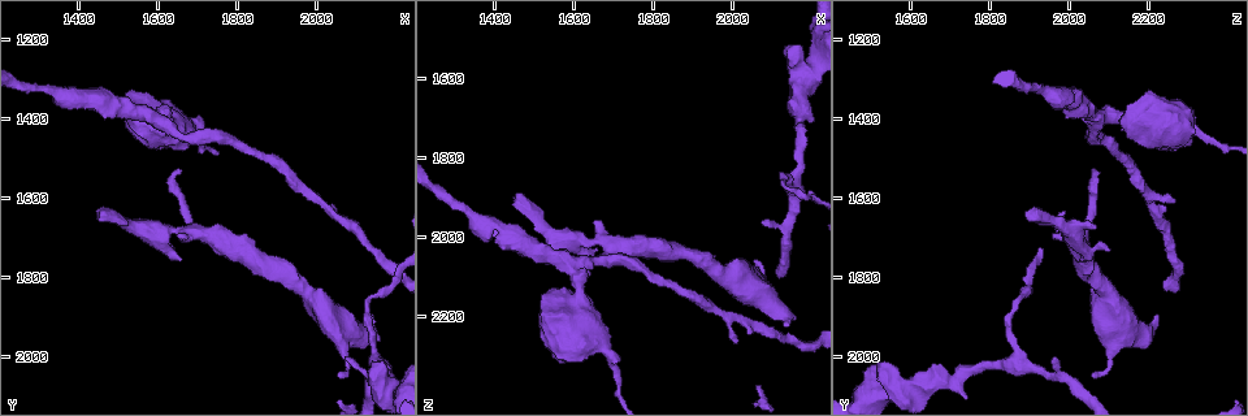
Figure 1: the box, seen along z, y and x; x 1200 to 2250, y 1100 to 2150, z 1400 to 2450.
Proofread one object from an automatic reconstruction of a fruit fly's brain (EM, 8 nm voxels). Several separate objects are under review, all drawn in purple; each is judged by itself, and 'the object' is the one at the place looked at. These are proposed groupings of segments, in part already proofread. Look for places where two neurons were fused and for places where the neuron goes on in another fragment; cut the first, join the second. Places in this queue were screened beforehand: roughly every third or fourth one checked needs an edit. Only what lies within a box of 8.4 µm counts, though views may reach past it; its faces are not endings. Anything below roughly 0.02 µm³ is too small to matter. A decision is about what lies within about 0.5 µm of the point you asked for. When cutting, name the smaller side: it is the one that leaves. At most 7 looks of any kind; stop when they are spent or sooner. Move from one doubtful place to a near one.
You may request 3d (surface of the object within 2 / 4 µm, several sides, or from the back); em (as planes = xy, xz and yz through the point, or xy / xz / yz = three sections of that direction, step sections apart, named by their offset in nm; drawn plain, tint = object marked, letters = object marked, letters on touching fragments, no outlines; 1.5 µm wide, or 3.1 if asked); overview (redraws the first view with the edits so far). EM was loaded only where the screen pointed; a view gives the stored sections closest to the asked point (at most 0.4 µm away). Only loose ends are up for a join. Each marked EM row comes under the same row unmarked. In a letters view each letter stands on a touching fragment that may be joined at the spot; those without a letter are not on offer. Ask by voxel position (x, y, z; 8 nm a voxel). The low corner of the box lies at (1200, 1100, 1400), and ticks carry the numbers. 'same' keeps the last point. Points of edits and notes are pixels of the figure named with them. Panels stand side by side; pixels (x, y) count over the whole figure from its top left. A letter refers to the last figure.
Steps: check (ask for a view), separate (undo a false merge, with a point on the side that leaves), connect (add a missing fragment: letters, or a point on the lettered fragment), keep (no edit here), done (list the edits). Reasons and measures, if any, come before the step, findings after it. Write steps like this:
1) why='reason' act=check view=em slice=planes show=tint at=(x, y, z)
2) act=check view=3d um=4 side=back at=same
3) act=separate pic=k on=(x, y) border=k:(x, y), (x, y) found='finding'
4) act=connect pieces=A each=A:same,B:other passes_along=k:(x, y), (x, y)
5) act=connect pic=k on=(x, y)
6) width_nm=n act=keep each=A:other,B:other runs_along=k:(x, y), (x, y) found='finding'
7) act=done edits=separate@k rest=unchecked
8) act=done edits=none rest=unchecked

why='calibre changes' act=check view=3d um=2 at=(1360, 1345, 1955)

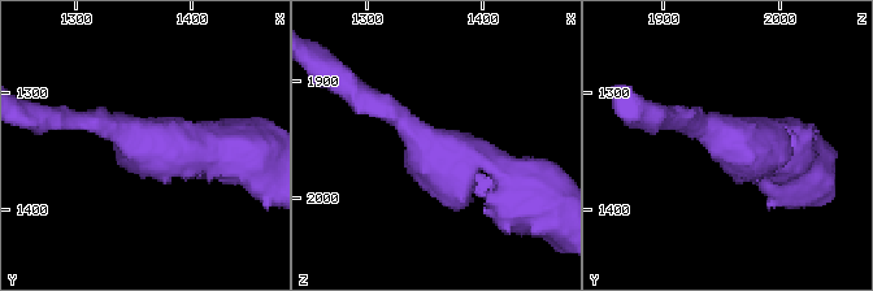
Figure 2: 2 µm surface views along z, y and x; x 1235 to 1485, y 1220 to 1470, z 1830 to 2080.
arm_widths_nm=180,420 why='shape alone is not enough' act=check view=em slice=planes show=letters at=(1354, 1336, 1952)

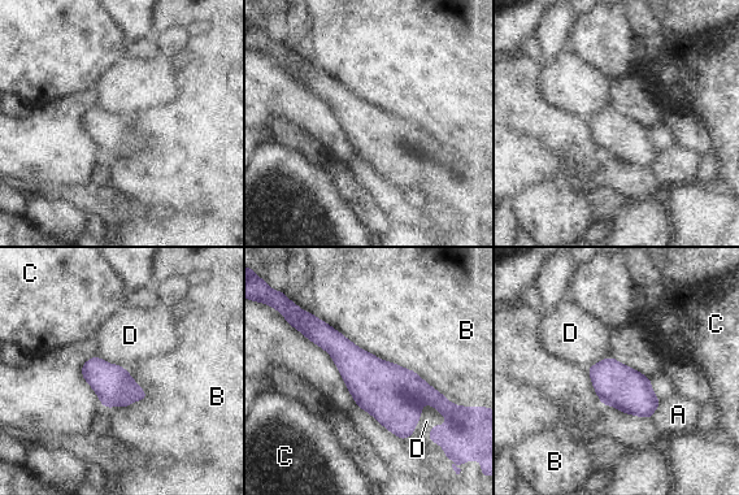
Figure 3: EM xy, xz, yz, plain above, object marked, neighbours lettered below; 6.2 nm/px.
width_nm=240 act=keep each=A:other,B:other,C:other,D:other runs_along=3:(304, 330), (388, 393), (439, 403) found='one neuron here'

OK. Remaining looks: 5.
why='an open end' act=check view=3d um=2 at=(2140, 1900, 2230)

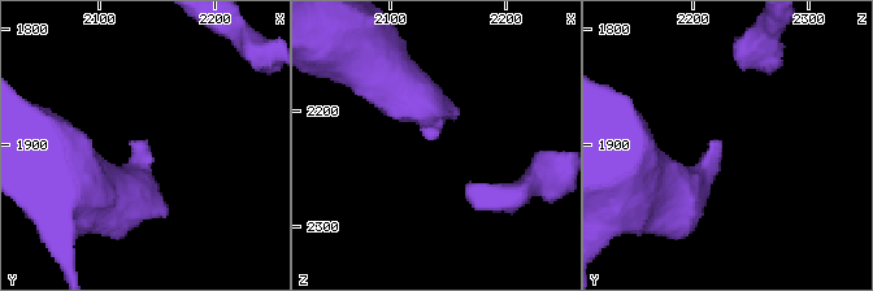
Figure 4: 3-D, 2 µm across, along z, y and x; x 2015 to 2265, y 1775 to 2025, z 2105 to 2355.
why='need the tissue' act=check view=em slice=planes show=tint at=(2132, 1896, 2228)

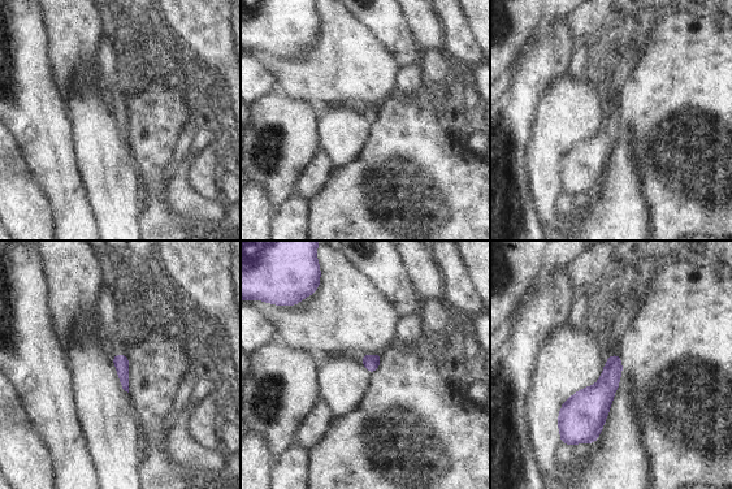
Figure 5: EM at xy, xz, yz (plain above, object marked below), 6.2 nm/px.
why='what lies round it' act=check view=em slice=planes show=letters at=same

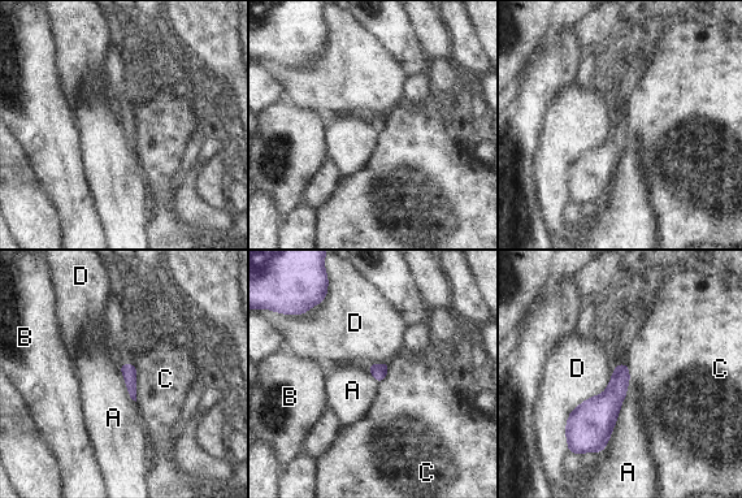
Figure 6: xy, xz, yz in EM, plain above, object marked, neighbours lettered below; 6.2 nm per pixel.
longest_contact=D:440nm act=keep each=A:other,B:other,C:other,D:other border=6:(629, 384), (617, 420), (603, 449) found='no lettered fragment goes on from it'

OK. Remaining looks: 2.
why='calibre changes' act=check view=em slice=planes show=letters at=(2175, 2050, 1735)

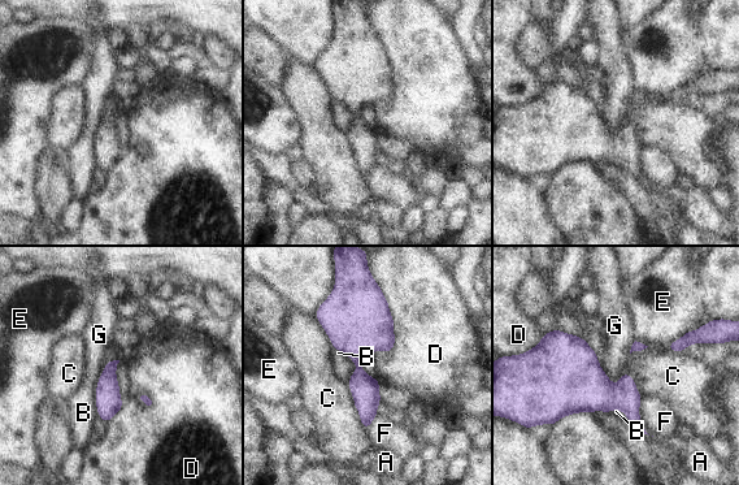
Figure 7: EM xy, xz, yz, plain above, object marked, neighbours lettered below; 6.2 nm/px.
width_nm=170 act=keep each=A:other,B:other,C:other,D:other,E:other,F:other,G:other runs_along=7:(361, 327), (359, 380), (365, 389), (365, 423) found='continuous, no second neuron'

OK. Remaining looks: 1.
act=done edits=none rest=unchecked

